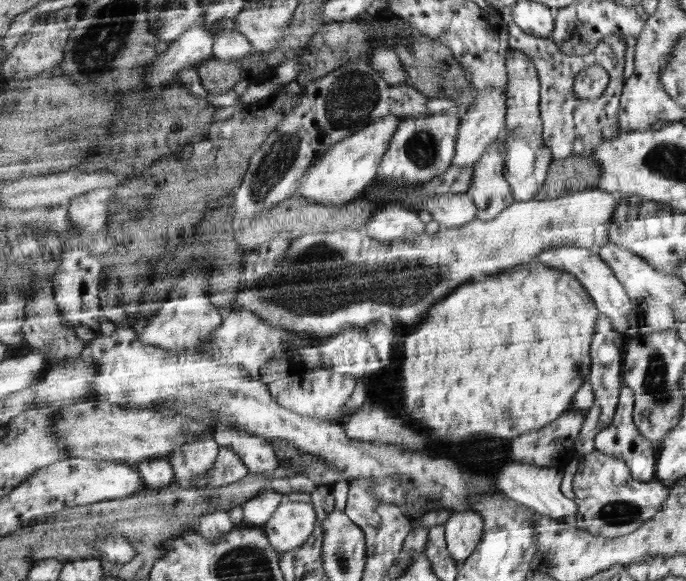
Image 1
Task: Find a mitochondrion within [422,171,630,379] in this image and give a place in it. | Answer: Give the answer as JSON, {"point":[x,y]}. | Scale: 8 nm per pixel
{"point":[579,367]}

